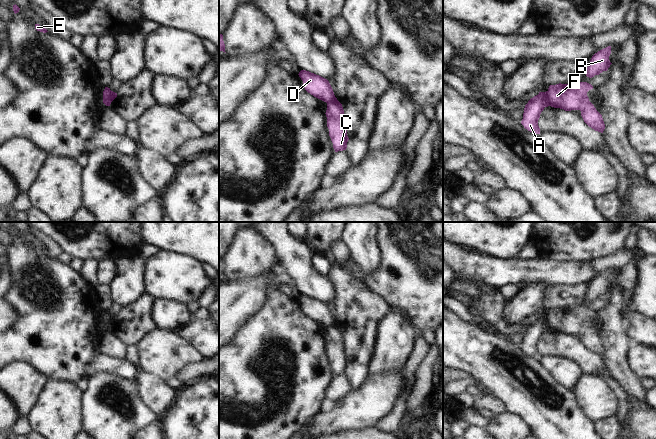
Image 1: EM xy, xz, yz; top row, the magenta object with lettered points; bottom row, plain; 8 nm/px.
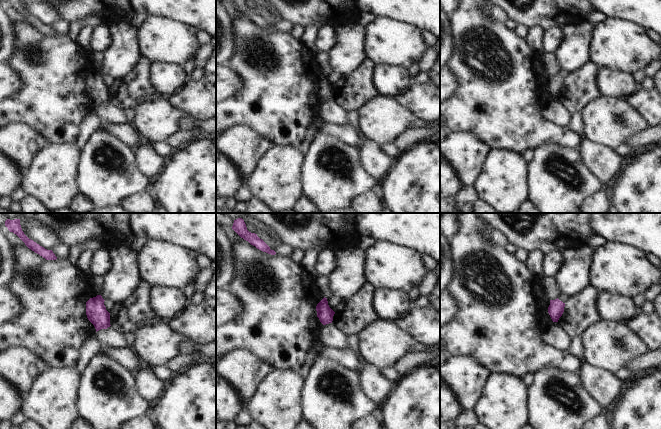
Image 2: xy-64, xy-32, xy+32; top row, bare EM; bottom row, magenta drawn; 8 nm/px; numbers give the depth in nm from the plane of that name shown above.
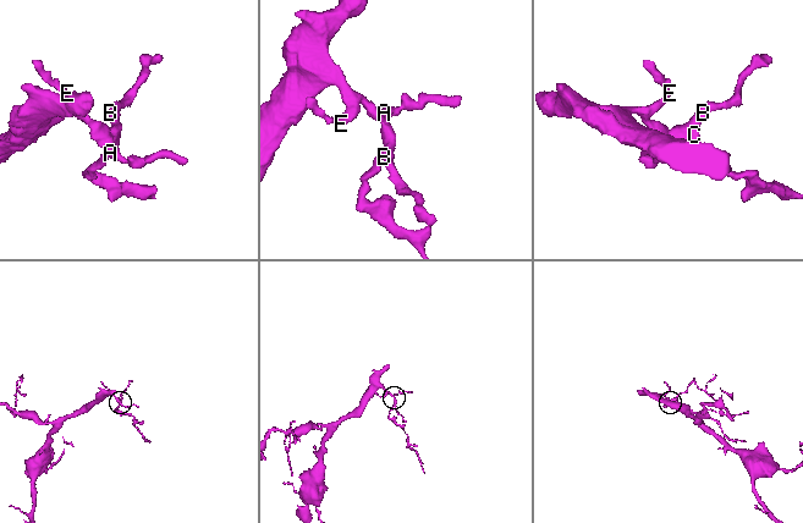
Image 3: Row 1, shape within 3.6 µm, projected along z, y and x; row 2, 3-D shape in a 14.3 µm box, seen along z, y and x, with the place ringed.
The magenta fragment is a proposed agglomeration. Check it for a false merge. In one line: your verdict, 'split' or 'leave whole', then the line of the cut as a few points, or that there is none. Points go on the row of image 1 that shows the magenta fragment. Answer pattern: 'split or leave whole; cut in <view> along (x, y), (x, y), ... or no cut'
split; cut in yz along (546, 91), (549, 105)

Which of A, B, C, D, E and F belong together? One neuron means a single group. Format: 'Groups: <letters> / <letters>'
Groups: A D E / B C F

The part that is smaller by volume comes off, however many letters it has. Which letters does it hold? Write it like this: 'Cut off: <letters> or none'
Cut off: B, C, F

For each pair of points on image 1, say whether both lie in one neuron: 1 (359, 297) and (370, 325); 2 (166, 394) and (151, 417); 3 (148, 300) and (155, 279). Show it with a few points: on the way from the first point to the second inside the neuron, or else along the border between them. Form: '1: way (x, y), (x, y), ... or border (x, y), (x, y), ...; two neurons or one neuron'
1: way (359, 304), (360, 315), (363, 318); one neuron
2: border (140, 393), (143, 401), (159, 417); two neurons
3: border (147, 292), (156, 299); two neurons

